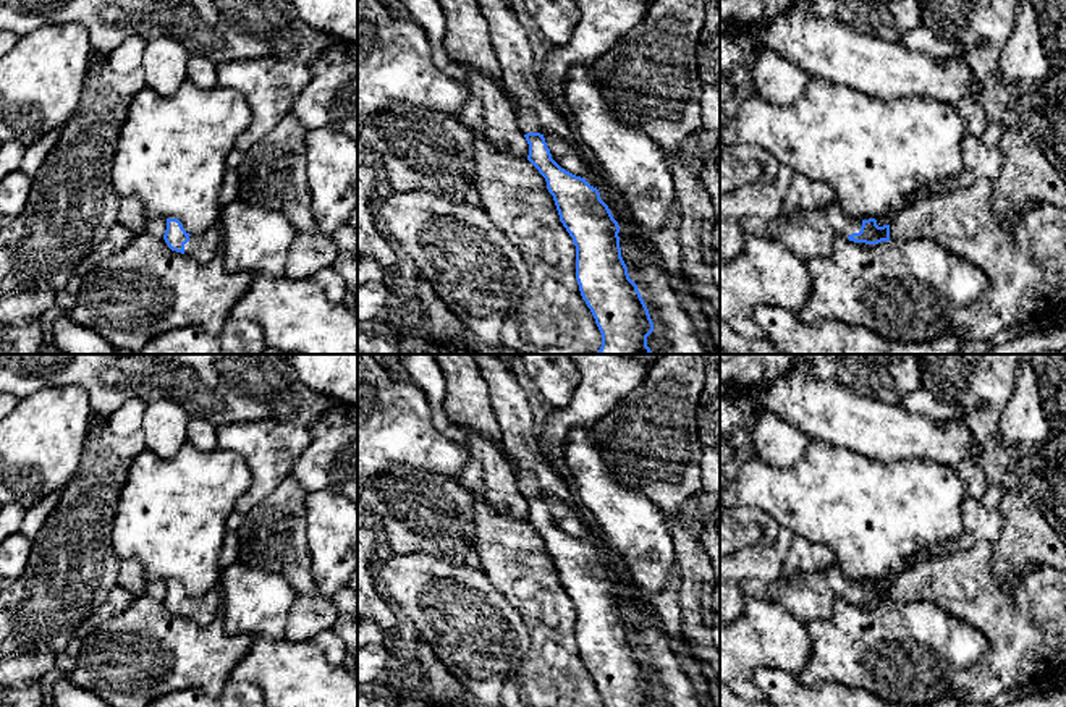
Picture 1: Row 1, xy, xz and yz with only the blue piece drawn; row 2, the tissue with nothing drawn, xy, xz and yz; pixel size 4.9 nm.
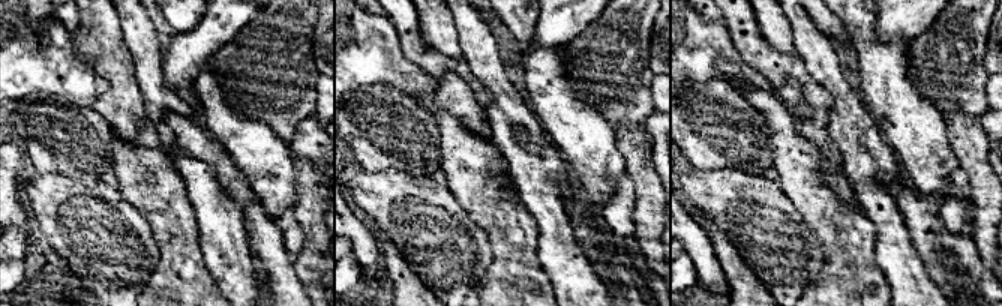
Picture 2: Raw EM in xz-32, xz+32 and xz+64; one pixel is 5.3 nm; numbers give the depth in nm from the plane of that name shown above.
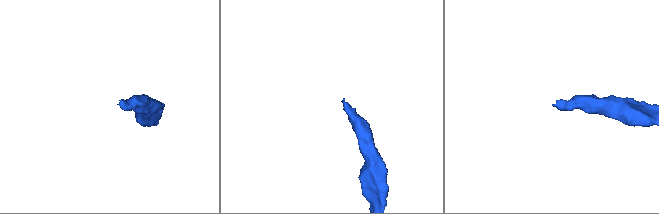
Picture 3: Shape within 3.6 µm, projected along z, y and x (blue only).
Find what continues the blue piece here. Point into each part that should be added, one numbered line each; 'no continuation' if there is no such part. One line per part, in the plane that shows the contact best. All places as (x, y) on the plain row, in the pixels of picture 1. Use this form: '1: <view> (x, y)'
1: yz (807, 597)

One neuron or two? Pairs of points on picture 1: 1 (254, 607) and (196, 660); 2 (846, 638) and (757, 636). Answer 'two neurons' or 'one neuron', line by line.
1: two neurons
2: two neurons

